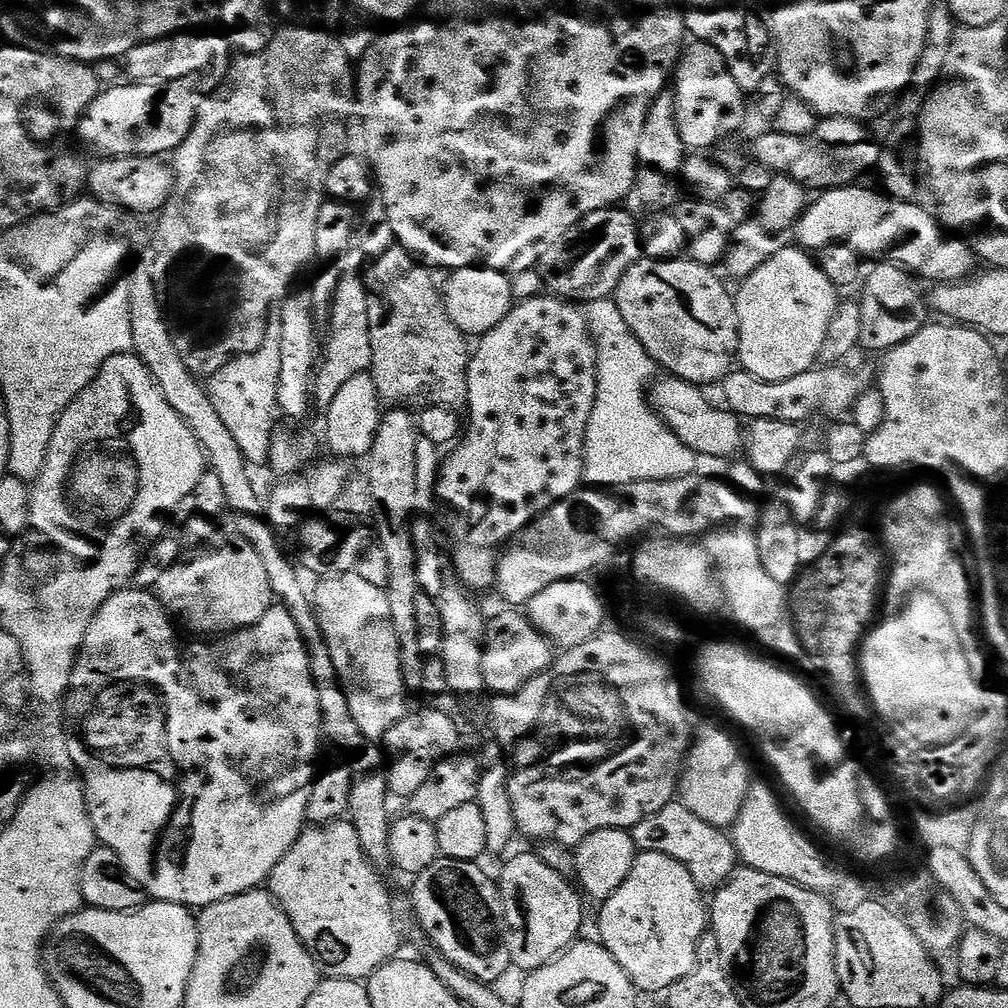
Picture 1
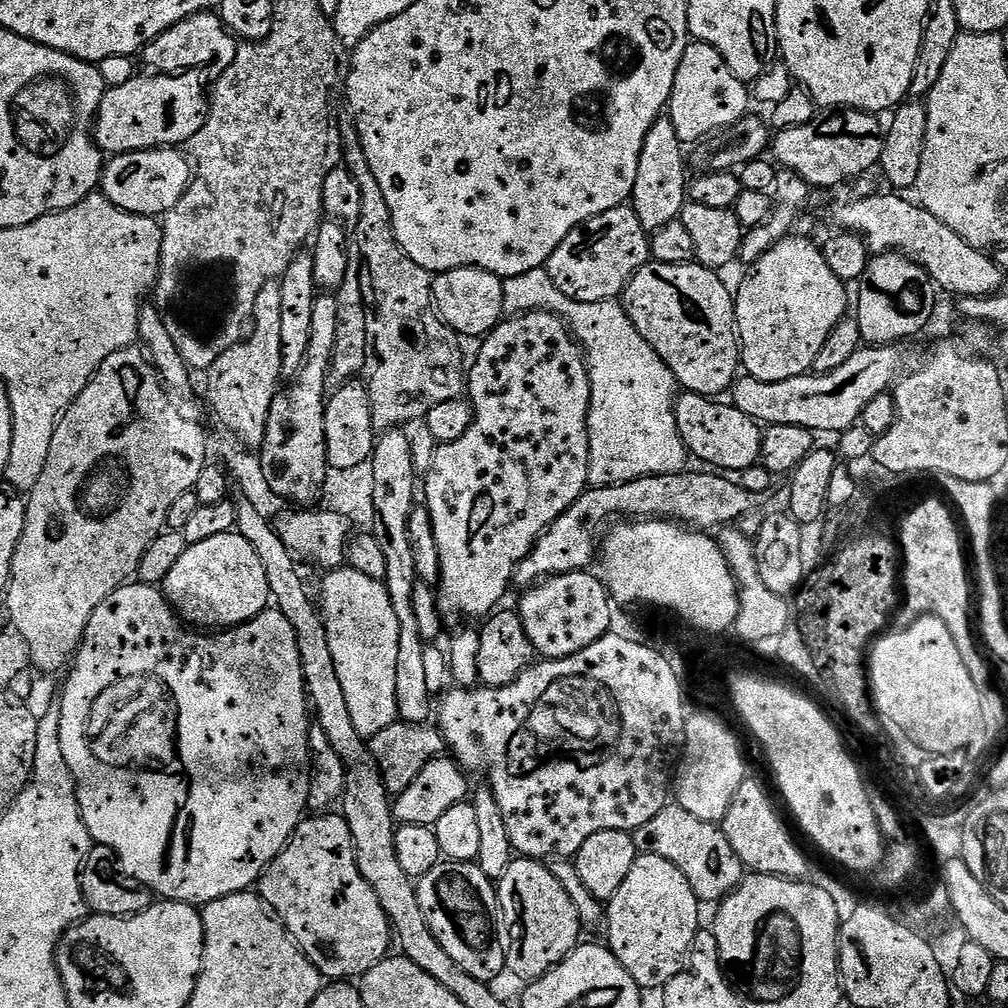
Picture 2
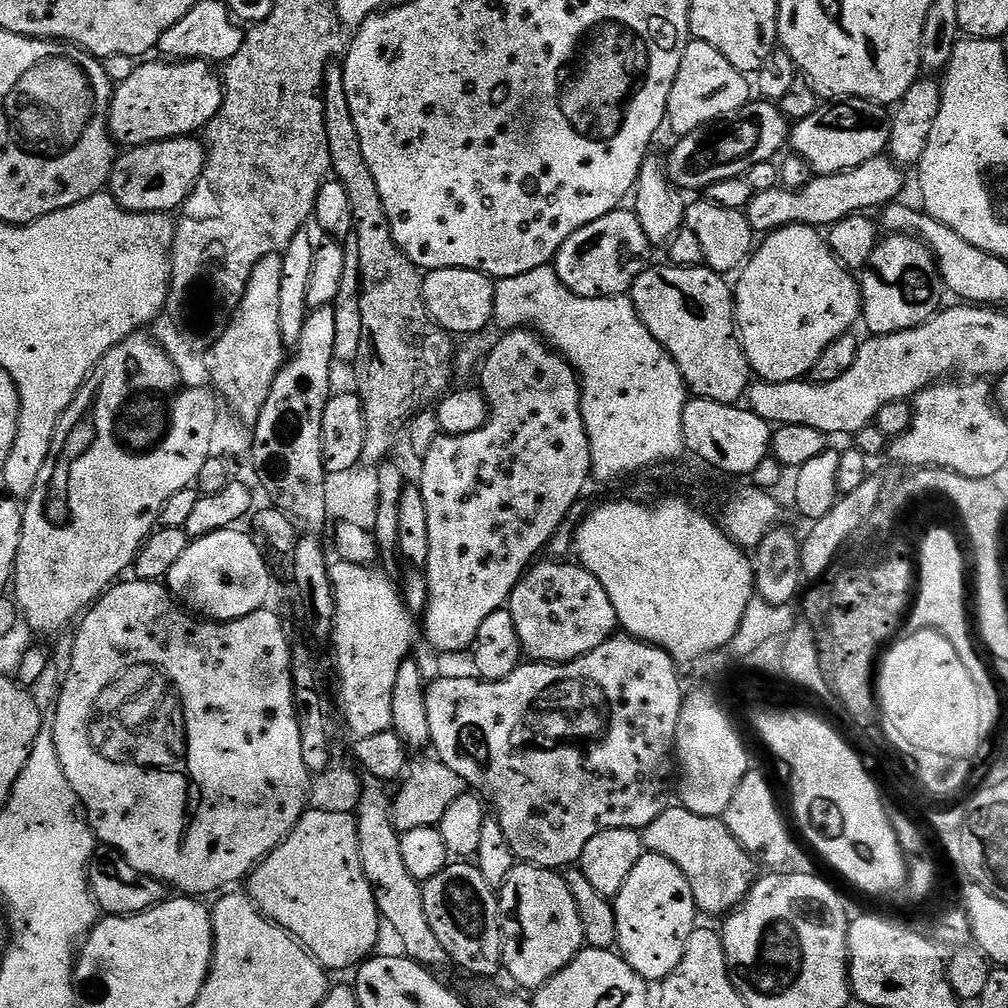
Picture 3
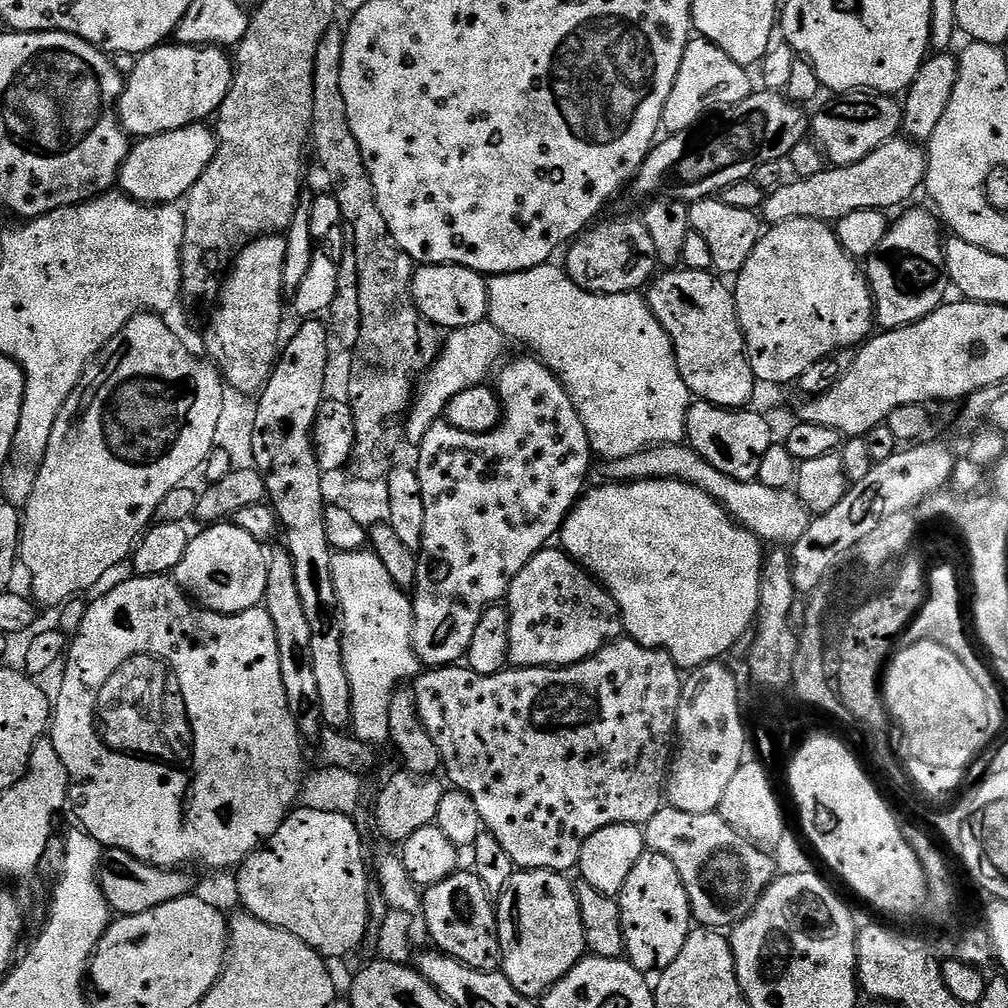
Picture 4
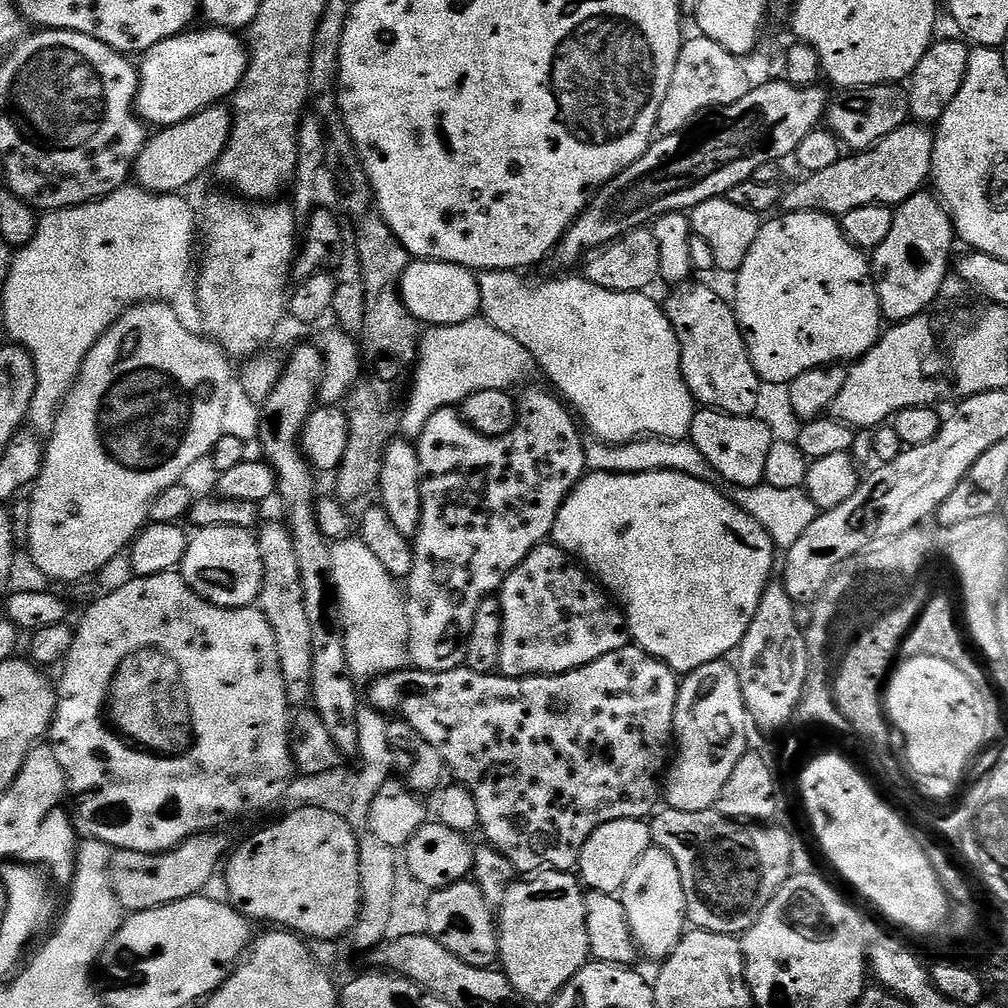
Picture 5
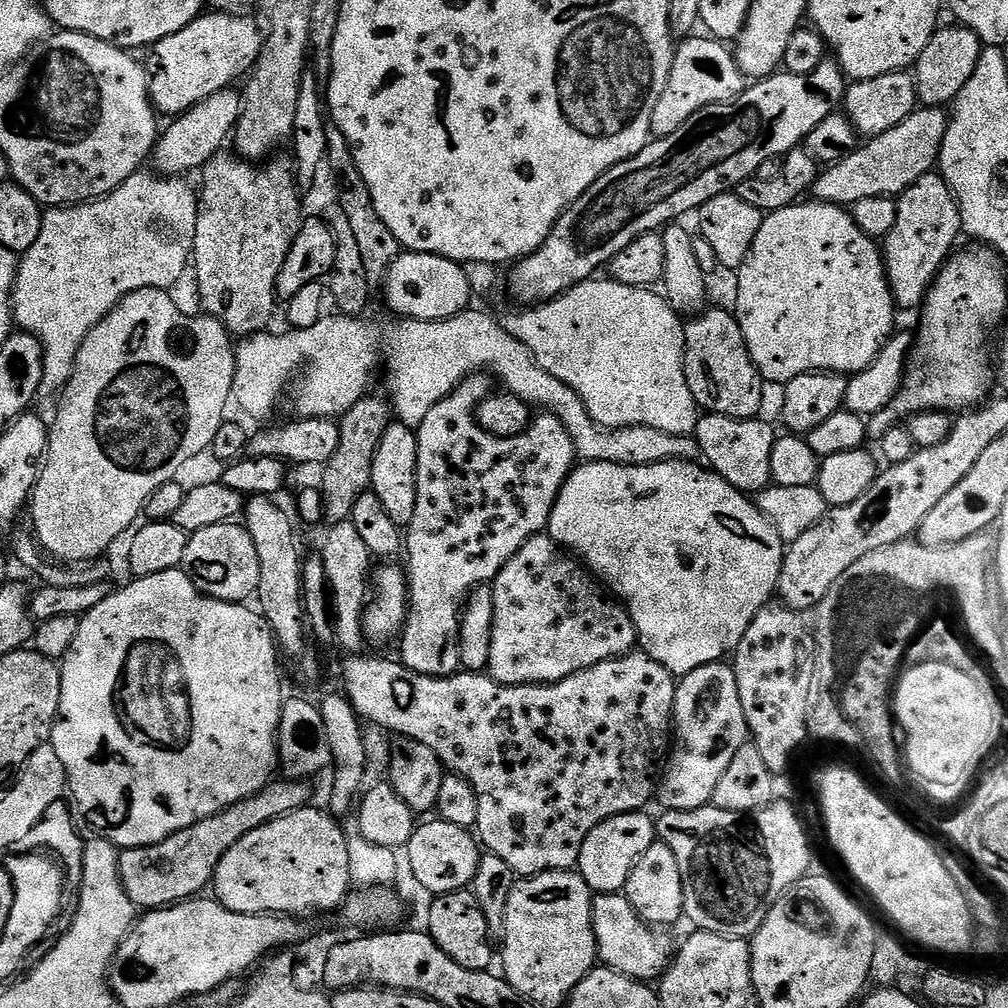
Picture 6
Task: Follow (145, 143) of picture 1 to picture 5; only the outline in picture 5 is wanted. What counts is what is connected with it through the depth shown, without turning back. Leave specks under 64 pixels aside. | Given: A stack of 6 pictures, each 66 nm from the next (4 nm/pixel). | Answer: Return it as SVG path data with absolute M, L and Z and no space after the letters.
M204 26L201 29L201 32L185 30L179 36L171 36L158 42L158 46L143 53L141 60L144 61L139 61L138 64L140 85L136 95L136 114L144 121L145 125L157 124L155 127L161 130L172 127L176 123L186 122L200 111L206 111L227 101L242 82L248 69L249 49L246 47L245 41L243 44L237 33L228 32L225 28Z

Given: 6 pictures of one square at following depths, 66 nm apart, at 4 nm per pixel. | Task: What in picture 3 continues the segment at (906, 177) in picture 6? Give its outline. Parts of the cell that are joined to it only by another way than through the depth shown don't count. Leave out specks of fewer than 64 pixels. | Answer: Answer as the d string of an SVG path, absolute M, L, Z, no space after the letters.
M877 154L854 168L848 168L844 172L835 172L833 176L813 175L803 188L777 186L755 193L748 201L746 209L753 233L767 234L775 229L783 228L785 224L831 226L843 216L872 210L868 208L880 210L899 201L900 191L904 188L904 176L900 173L903 171L895 160L883 155Z

